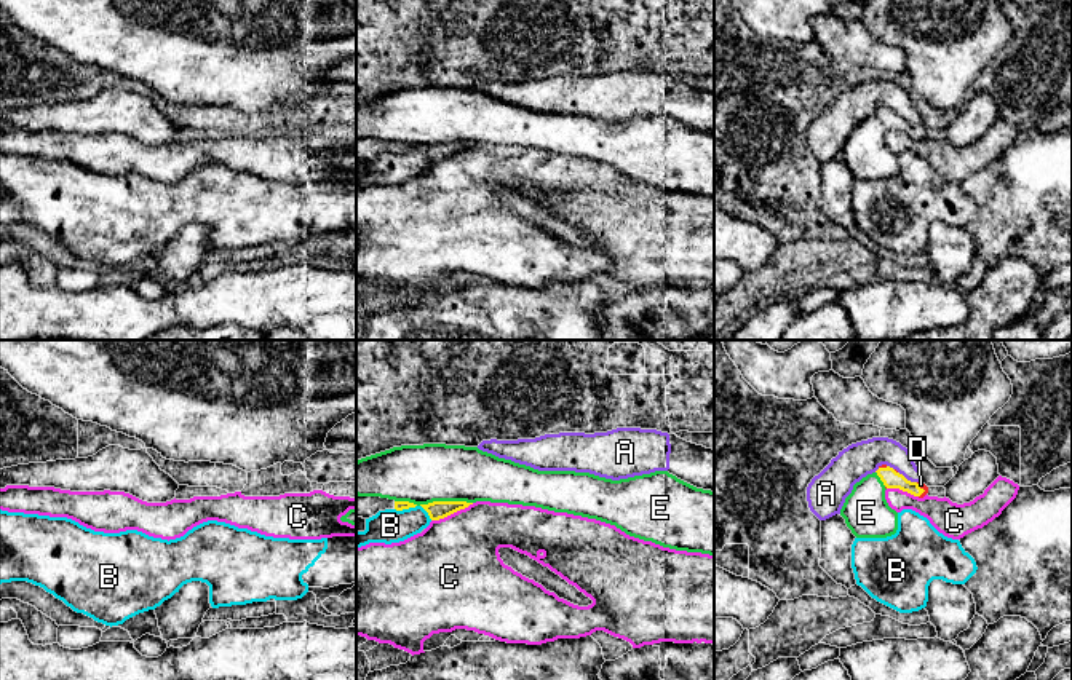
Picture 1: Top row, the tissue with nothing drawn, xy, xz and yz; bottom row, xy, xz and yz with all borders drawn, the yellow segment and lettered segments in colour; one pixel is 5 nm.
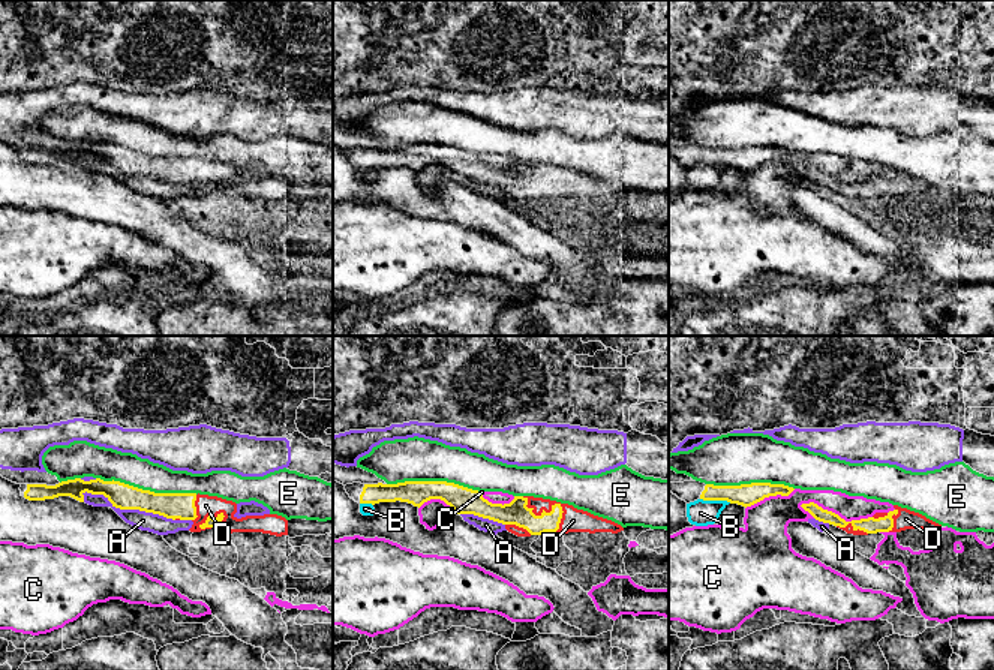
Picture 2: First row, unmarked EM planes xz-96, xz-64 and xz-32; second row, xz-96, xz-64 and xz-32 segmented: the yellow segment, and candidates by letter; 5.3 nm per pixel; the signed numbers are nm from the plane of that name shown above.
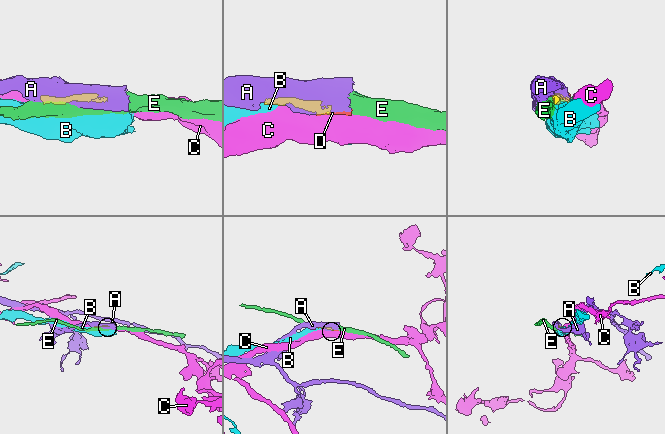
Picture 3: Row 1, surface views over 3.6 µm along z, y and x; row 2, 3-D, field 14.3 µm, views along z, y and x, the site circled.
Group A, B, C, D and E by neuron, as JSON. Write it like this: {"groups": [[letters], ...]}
{"groups": [["A"], ["B"], ["C"], ["D"], ["E"]]}

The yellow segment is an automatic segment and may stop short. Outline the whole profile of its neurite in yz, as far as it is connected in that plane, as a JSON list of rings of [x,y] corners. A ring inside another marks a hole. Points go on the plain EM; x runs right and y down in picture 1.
[[[887,107],[879,109],[875,115],[883,125],[885,131],[899,131],[919,140],[923,140],[928,136],[928,129],[923,125],[911,125]]]

